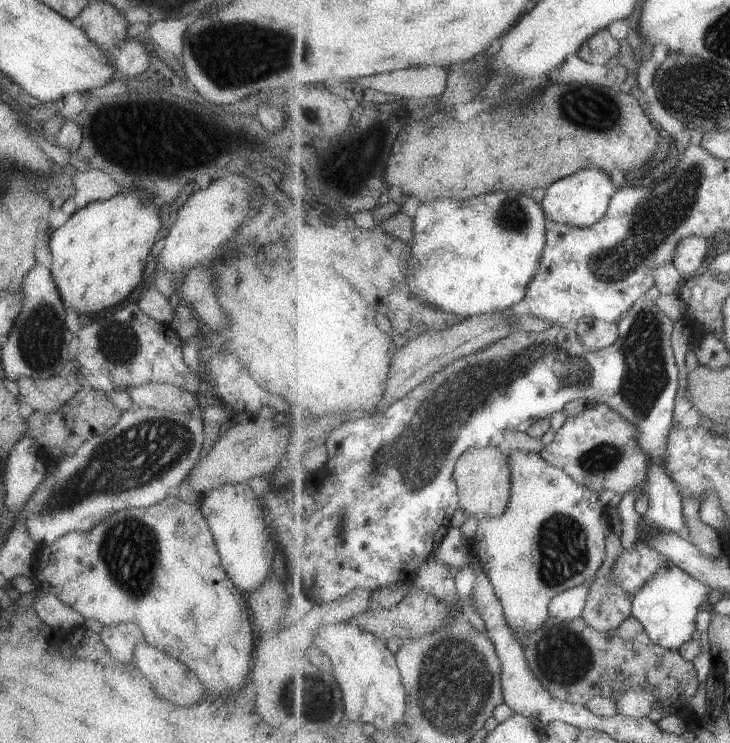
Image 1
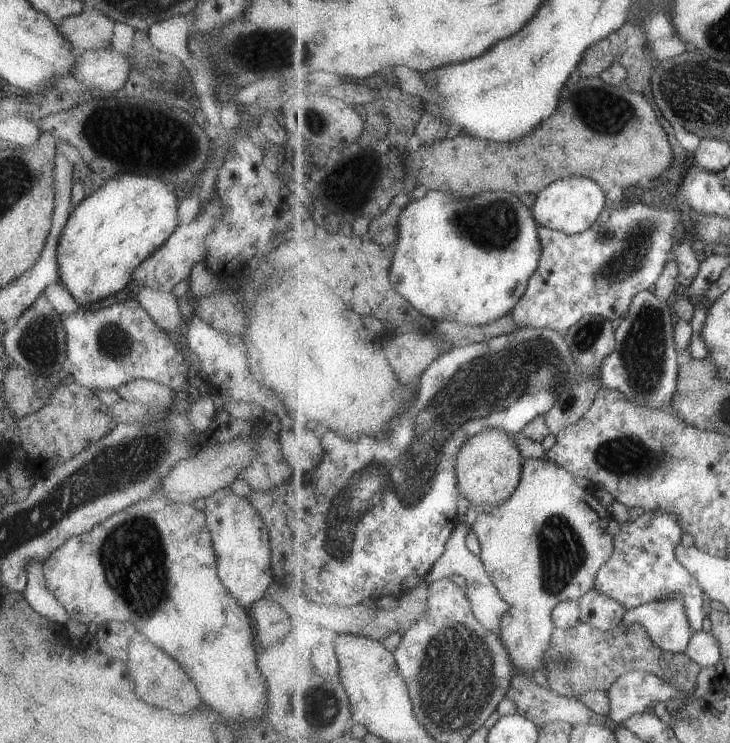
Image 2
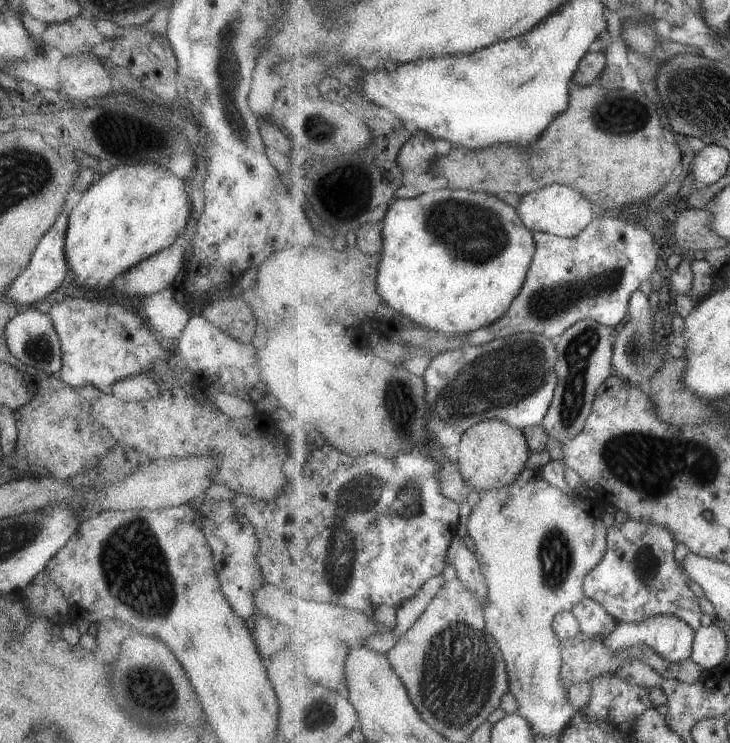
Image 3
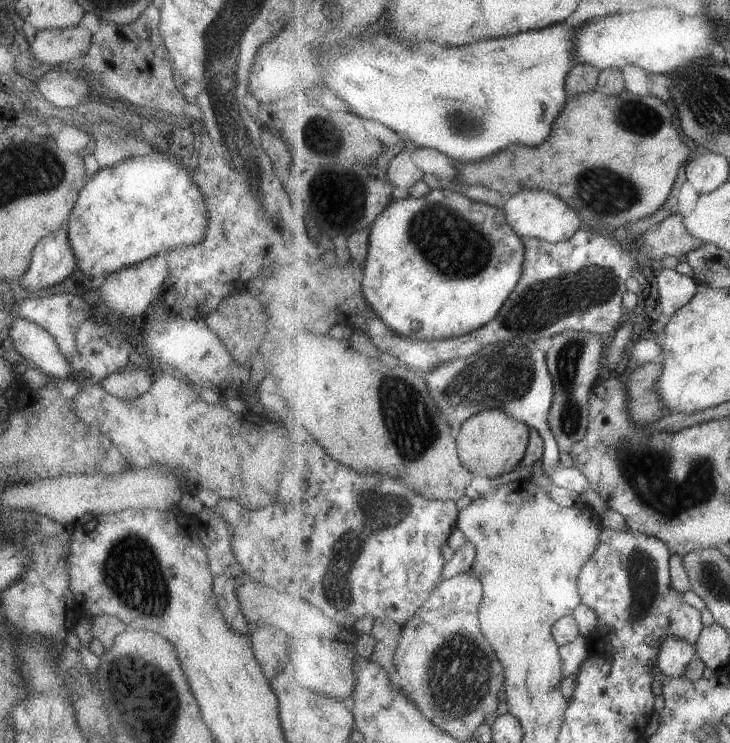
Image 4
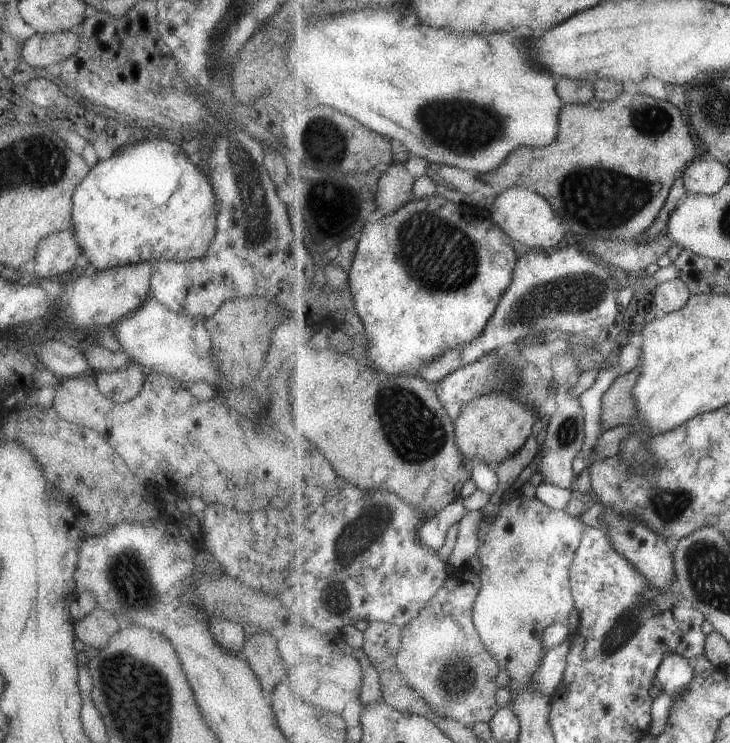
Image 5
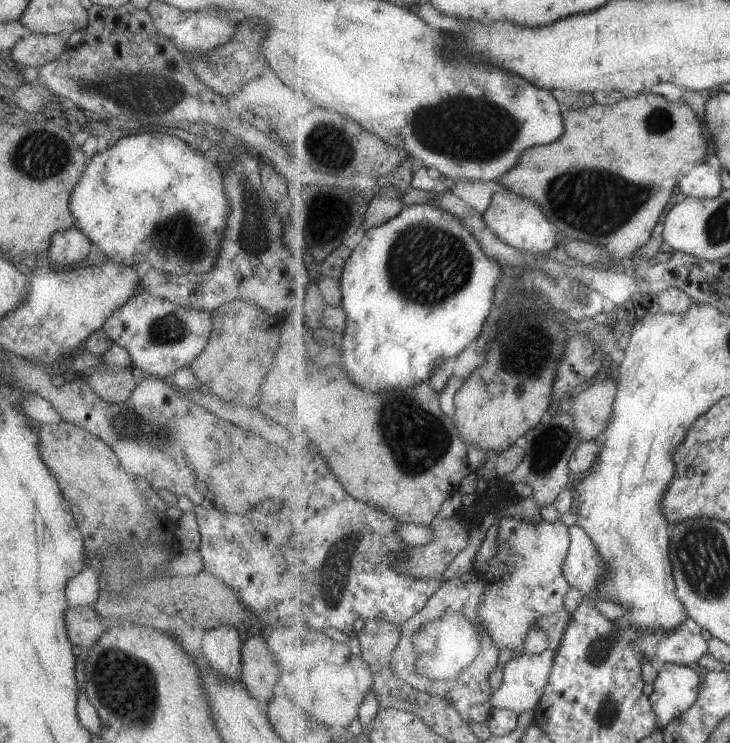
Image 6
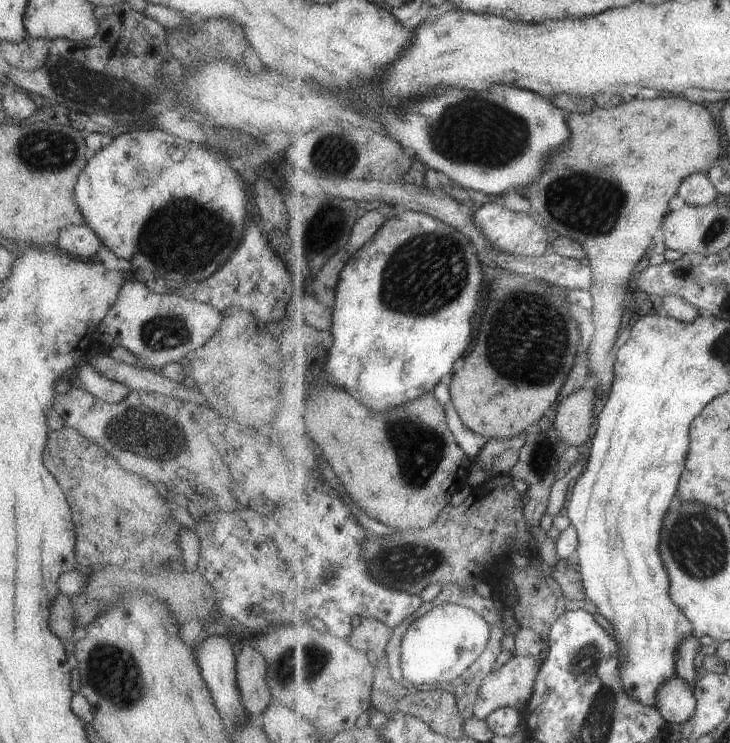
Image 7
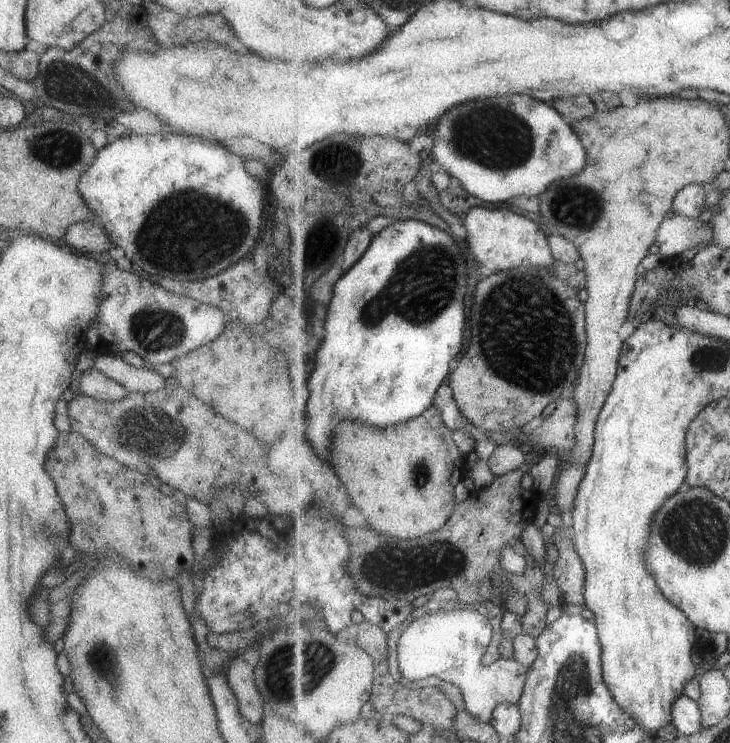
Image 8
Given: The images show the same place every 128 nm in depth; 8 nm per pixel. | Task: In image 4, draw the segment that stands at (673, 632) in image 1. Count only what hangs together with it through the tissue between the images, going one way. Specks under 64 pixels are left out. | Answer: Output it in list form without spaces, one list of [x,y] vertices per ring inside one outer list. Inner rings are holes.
[[[669,636],[661,644],[657,666],[665,676],[681,678],[687,670],[685,666],[691,664],[691,660],[695,658],[695,655],[697,655],[696,646],[689,644],[683,638]]]

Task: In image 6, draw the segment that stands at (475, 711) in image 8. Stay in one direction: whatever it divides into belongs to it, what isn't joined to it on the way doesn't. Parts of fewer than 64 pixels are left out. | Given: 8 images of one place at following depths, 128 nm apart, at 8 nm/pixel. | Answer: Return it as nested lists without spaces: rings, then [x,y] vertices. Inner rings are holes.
[[[445,612],[439,620],[423,624],[423,628],[413,636],[415,654],[417,654],[417,674],[427,676],[431,680],[443,680],[459,674],[461,669],[467,668],[482,646],[482,631],[479,624],[473,624],[461,612]],[[549,648],[541,654],[527,653],[523,656],[512,656],[504,667],[504,679],[501,688],[493,691],[493,696],[491,696],[493,709],[511,709],[518,715],[527,710],[534,710],[545,694],[557,652],[559,650]]]

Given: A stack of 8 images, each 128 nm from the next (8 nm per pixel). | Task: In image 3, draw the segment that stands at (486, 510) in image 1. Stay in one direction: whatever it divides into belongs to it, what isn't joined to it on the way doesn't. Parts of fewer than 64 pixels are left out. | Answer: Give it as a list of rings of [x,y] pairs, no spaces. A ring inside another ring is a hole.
[[[499,419],[474,424],[462,436],[455,449],[459,470],[472,491],[485,494],[511,486],[527,467],[530,448],[524,429],[515,428]]]

